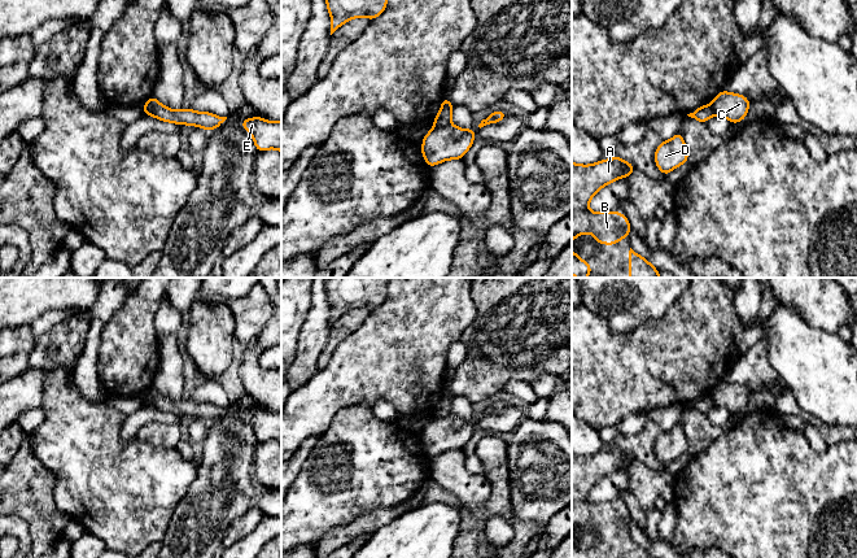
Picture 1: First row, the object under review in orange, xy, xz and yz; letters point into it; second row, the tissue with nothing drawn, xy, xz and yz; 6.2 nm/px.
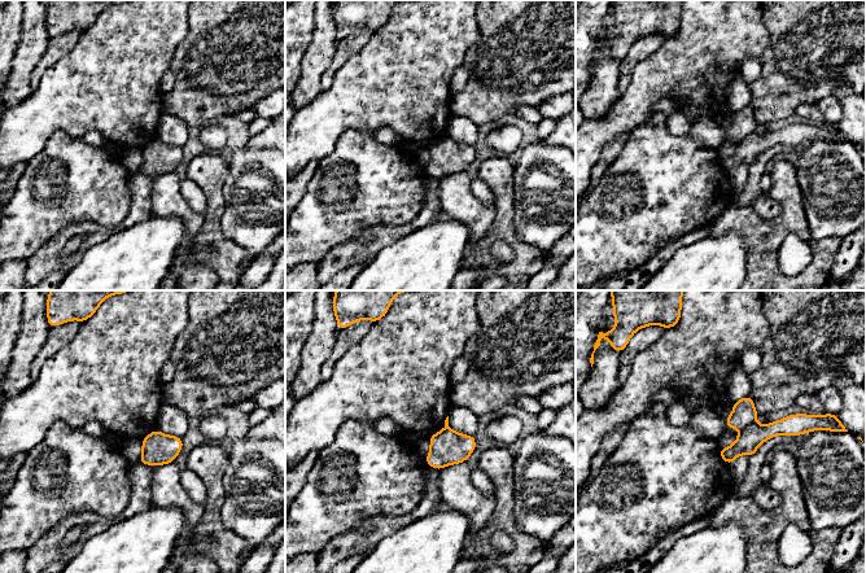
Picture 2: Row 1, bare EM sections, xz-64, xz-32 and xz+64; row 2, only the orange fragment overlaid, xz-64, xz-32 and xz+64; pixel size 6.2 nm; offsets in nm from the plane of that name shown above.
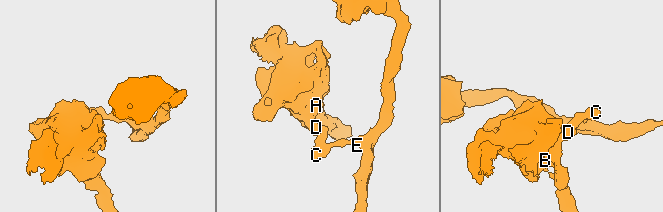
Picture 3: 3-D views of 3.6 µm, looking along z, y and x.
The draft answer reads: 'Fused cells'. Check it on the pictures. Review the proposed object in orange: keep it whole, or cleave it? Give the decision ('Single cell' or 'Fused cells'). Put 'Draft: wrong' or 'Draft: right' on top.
Draft: right
Fused cells

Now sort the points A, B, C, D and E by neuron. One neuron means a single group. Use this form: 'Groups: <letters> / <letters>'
Groups: A B D / C E

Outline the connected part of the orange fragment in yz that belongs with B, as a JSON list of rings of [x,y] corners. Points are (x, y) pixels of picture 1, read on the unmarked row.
[[[618,446],[587,457],[572,453],[572,533],[576,527],[590,523],[599,537],[603,533],[615,536],[630,526],[631,516],[624,505],[620,502],[593,503],[587,501],[587,497],[600,479],[616,470],[628,468],[634,462],[634,455]]]

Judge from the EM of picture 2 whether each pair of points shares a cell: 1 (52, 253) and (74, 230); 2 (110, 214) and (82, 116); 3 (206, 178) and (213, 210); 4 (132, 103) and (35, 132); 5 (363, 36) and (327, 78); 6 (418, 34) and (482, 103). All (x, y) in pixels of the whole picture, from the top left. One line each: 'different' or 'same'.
1: same
2: different
3: same
4: same
5: same
6: different

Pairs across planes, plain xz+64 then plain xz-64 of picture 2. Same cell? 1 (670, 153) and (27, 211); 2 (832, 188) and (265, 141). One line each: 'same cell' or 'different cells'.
1: same cell
2: different cells

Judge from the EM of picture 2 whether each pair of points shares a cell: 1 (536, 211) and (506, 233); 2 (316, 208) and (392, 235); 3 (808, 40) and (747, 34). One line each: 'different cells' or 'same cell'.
1: different cells
2: different cells
3: different cells

